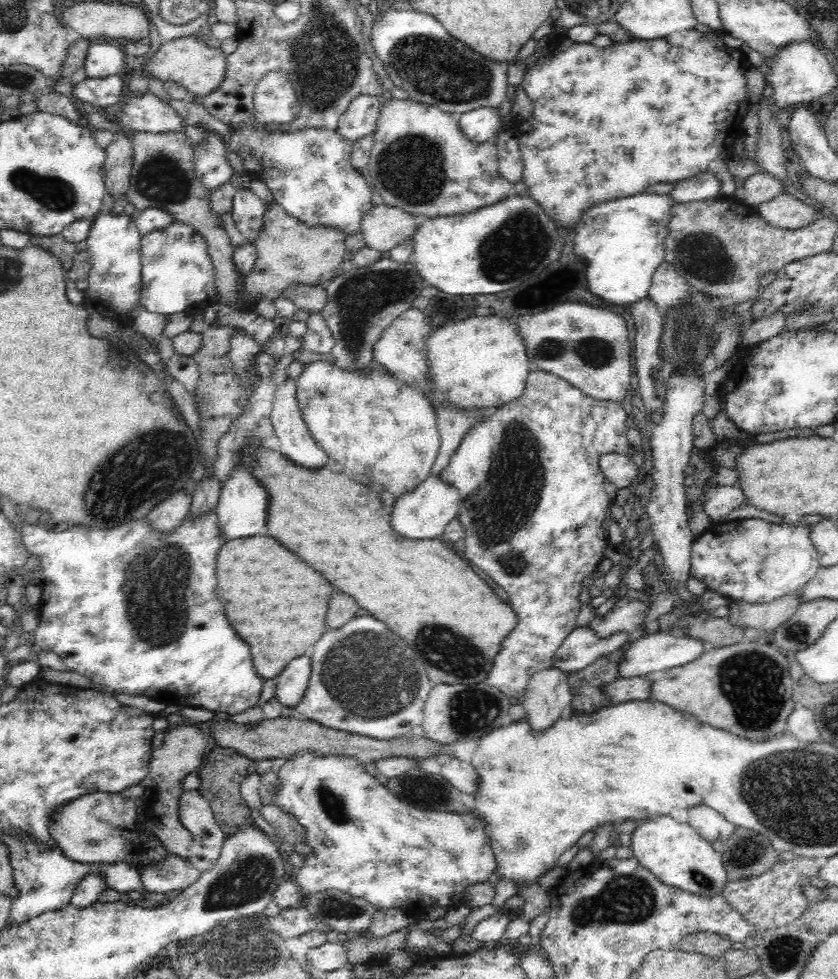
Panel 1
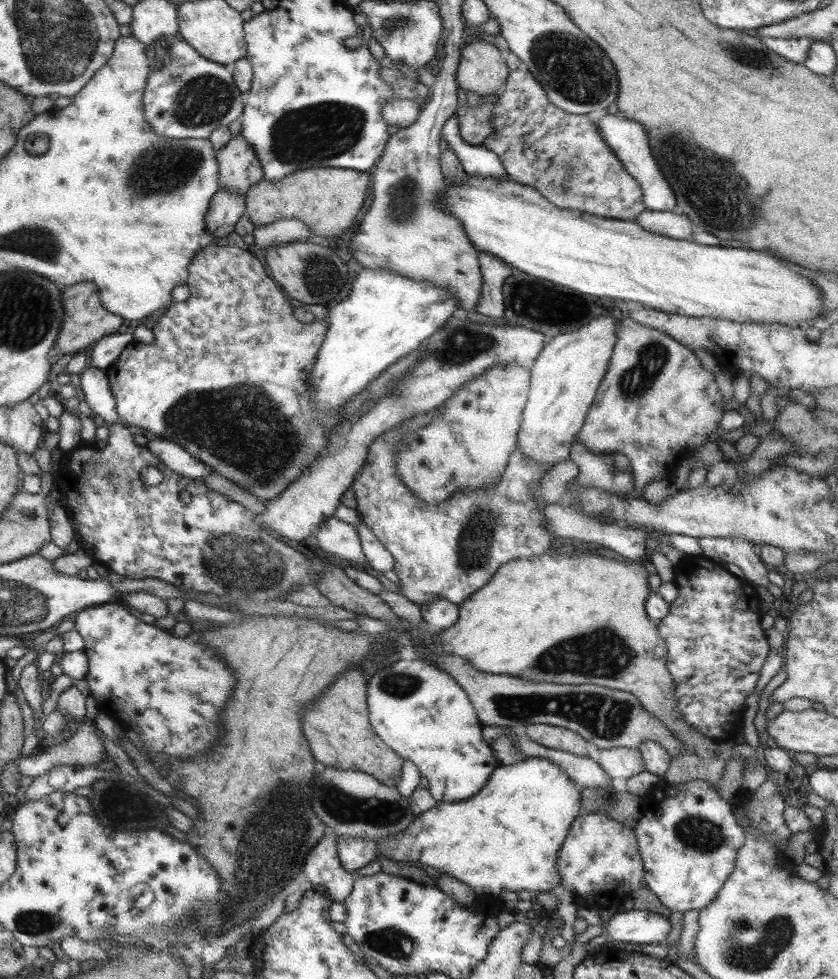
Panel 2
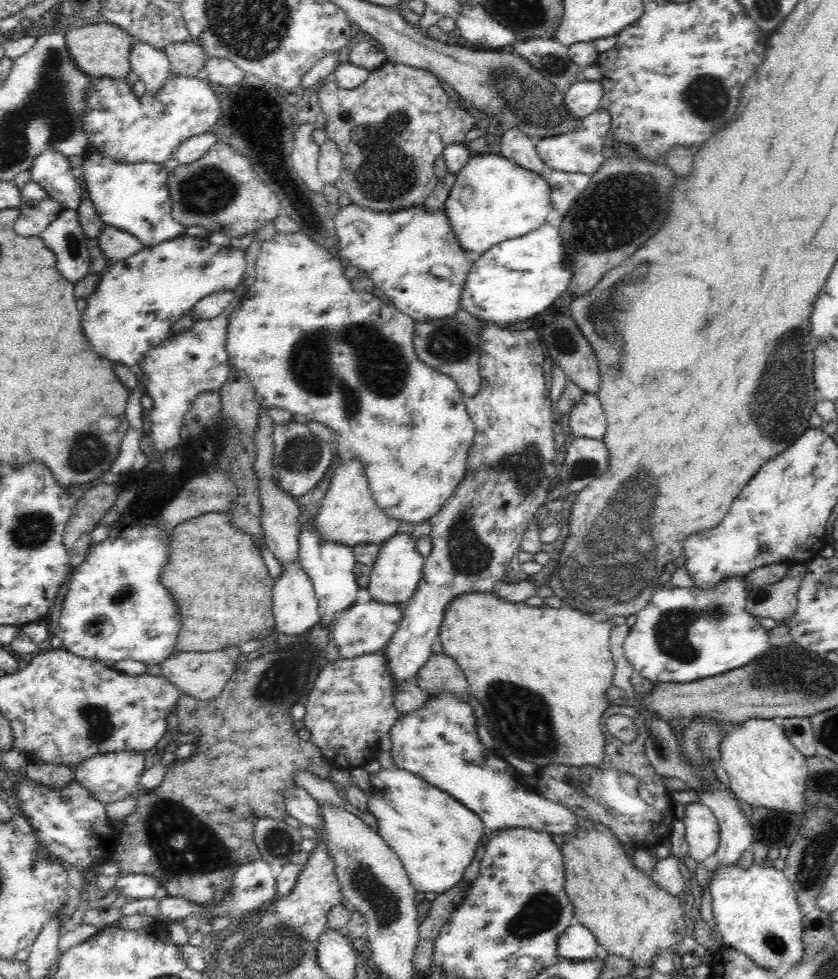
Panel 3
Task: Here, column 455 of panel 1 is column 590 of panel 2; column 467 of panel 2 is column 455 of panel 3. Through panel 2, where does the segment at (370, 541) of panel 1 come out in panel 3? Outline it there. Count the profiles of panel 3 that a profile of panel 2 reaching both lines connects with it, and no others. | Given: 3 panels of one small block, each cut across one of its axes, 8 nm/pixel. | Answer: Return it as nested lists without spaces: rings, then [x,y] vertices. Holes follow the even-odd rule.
[[[494,591],[491,592],[466,592],[450,600],[450,603],[444,609],[443,619],[439,626],[439,638],[442,645],[444,656],[456,662],[456,665],[462,670],[466,677],[468,688],[472,698],[476,698],[478,704],[484,706],[488,721],[484,724],[488,728],[488,733],[492,737],[491,749],[494,750],[497,757],[508,760],[511,756],[516,756],[520,760],[530,762],[530,756],[548,756],[546,760],[542,760],[542,765],[548,763],[566,764],[570,766],[582,767],[590,764],[598,769],[598,765],[604,760],[605,738],[601,733],[601,718],[606,708],[607,698],[605,692],[609,690],[608,686],[612,682],[612,675],[615,671],[614,658],[609,647],[610,630],[614,625],[606,621],[600,621],[595,616],[587,615],[579,610],[563,606],[554,608],[545,604],[542,607],[531,606],[526,602],[509,602]]]

